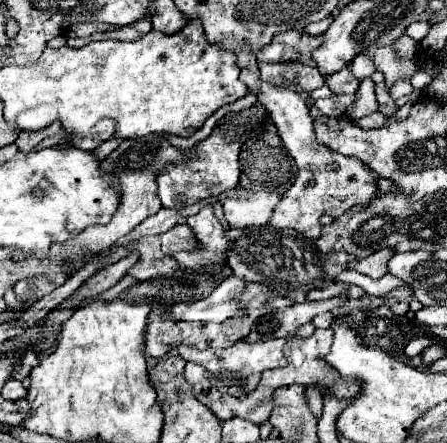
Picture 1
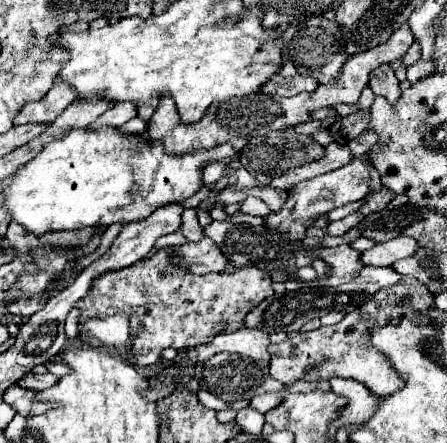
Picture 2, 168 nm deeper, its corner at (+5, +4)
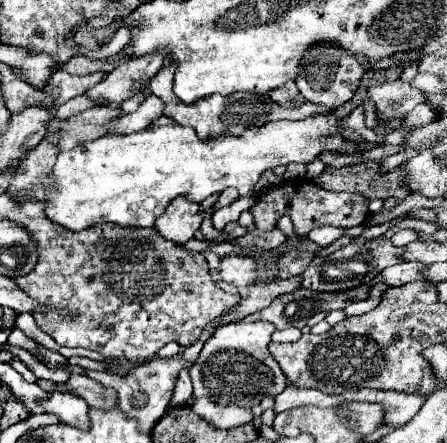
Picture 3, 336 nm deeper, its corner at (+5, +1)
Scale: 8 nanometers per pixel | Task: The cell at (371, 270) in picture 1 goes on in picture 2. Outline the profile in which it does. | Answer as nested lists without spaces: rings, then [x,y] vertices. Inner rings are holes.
[[[394,237],[390,241],[376,243],[372,249],[360,255],[360,261],[372,267],[390,267],[394,261],[410,257],[416,249],[418,243],[412,241],[412,237]]]

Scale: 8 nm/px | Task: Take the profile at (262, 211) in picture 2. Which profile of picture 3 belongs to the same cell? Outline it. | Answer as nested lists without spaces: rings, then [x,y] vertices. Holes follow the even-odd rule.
[[[296,178],[292,186],[288,186],[288,182],[284,182],[282,186],[276,186],[274,190],[266,190],[264,194],[260,194],[258,202],[250,208],[252,216],[254,216],[254,224],[256,228],[272,228],[276,226],[280,216],[288,216],[292,220],[294,232],[298,236],[308,236],[310,230],[320,228],[320,226],[336,226],[336,228],[352,228],[352,226],[360,226],[370,210],[368,210],[368,198],[360,196],[360,194],[350,194],[350,192],[330,192],[324,190],[320,186],[316,186],[312,180],[308,178]]]

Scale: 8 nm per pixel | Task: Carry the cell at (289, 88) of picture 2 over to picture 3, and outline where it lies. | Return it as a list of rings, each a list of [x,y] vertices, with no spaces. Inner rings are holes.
[[[292,80],[286,82],[284,86],[272,90],[270,98],[272,98],[272,102],[276,102],[276,104],[280,104],[284,108],[298,108],[298,106],[302,106],[306,102],[304,96],[300,96],[300,92],[298,92],[298,88],[296,88],[296,84]]]

